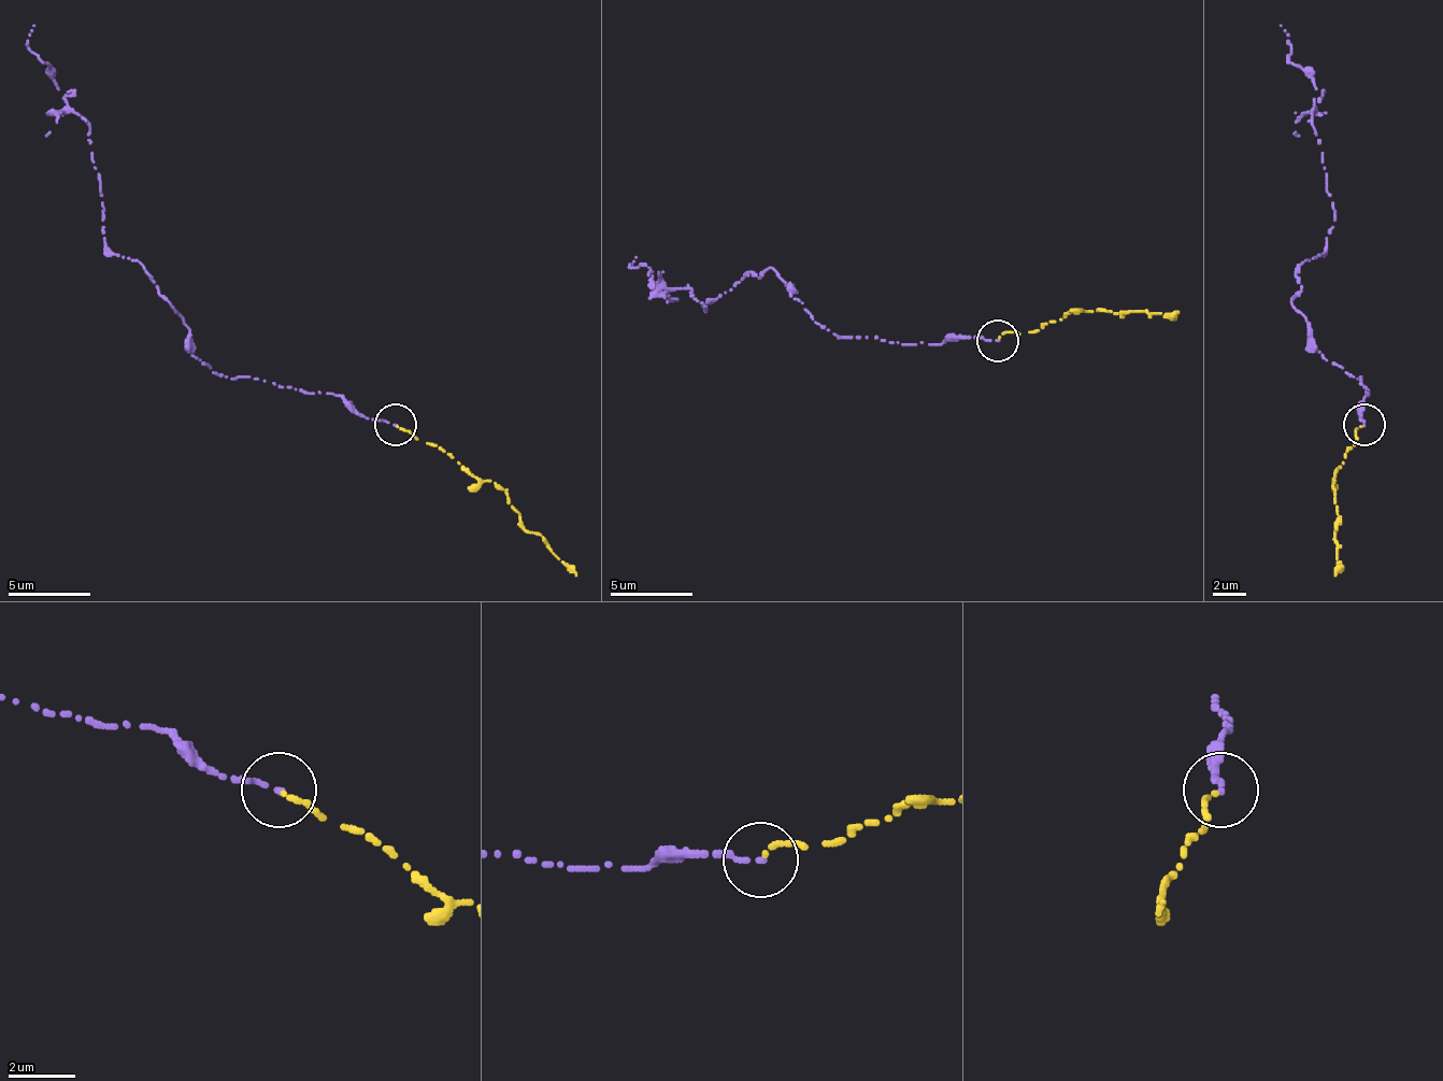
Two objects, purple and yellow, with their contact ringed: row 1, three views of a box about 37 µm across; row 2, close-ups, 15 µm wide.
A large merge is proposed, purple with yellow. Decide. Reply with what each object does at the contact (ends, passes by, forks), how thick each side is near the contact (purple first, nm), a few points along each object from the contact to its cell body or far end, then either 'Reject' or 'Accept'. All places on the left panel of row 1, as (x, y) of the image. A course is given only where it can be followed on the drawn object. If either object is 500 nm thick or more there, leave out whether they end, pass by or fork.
At the ring purple ends. At the ring yellow ends. Thickness 150 nm (purple) against 150 nm. Course of purple: (396, 425), (330, 393), (217, 375), (188, 351), (188, 326), (105, 242), (88, 126), (26, 43), (34, 26). Course of yellow: (396, 425), (433, 442), (467, 471), (491, 480), (575, 575). Accept

